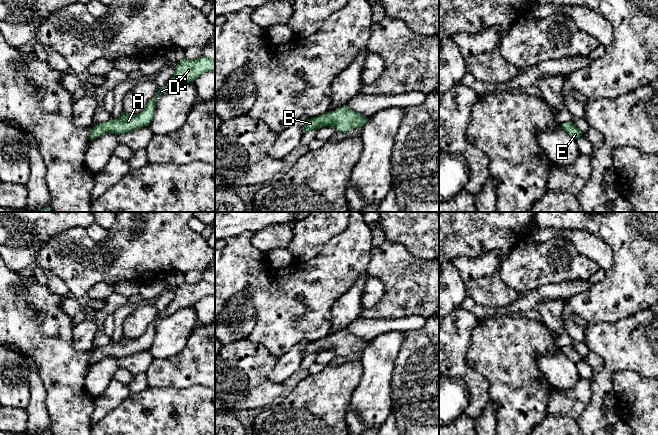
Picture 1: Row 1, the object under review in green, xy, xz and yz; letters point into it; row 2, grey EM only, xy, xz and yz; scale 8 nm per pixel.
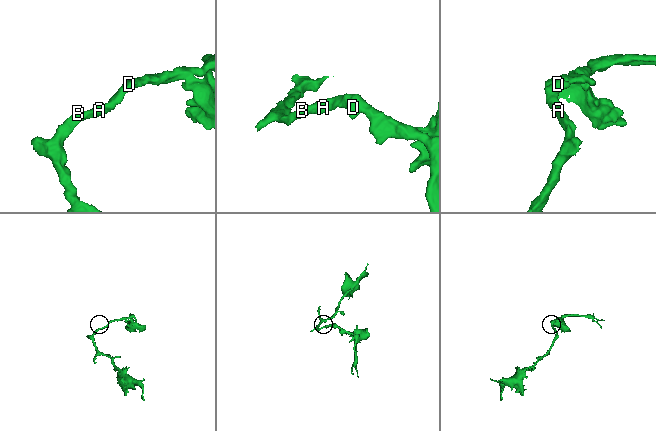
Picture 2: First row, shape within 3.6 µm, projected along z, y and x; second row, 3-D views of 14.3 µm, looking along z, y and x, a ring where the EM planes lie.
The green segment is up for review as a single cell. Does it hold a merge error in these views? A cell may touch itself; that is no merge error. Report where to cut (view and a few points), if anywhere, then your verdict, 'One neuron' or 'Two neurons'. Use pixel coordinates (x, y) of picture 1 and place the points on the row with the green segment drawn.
No split. One neuron

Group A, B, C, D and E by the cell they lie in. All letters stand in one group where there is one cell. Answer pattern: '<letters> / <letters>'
A B C D E

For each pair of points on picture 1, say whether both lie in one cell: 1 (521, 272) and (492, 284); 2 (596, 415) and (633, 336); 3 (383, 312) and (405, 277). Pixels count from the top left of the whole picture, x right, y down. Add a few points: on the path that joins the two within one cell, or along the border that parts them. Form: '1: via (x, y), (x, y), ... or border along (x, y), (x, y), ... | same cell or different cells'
1: border along (498, 272), (499, 276), (520, 294) | different cells
2: via (598, 395), (604, 388), (604, 378), (617, 356) | same cell
3: via (392, 303), (405, 290), (405, 286) | same cell

